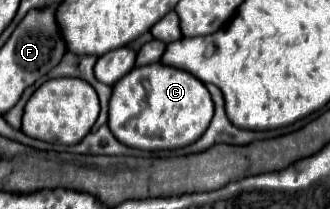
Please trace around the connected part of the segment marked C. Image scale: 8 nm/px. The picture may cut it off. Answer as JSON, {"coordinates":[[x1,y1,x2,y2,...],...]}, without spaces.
{"coordinates":[[161,62,133,68,113,86,109,100,109,128,113,136,141,150,183,148,201,138,211,118,213,100,207,86,193,74]]}

